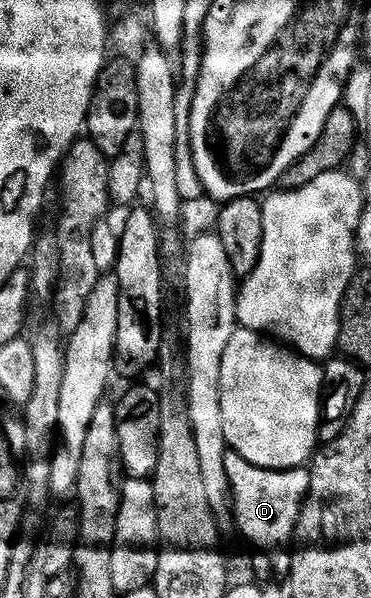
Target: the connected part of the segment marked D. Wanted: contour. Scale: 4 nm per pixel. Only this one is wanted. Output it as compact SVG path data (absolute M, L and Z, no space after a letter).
M227 451L224 454L224 470L230 483L232 520L259 549L273 550L291 543L294 523L302 509L302 500L310 485L310 473L305 467L261 468L248 462L240 453Z

